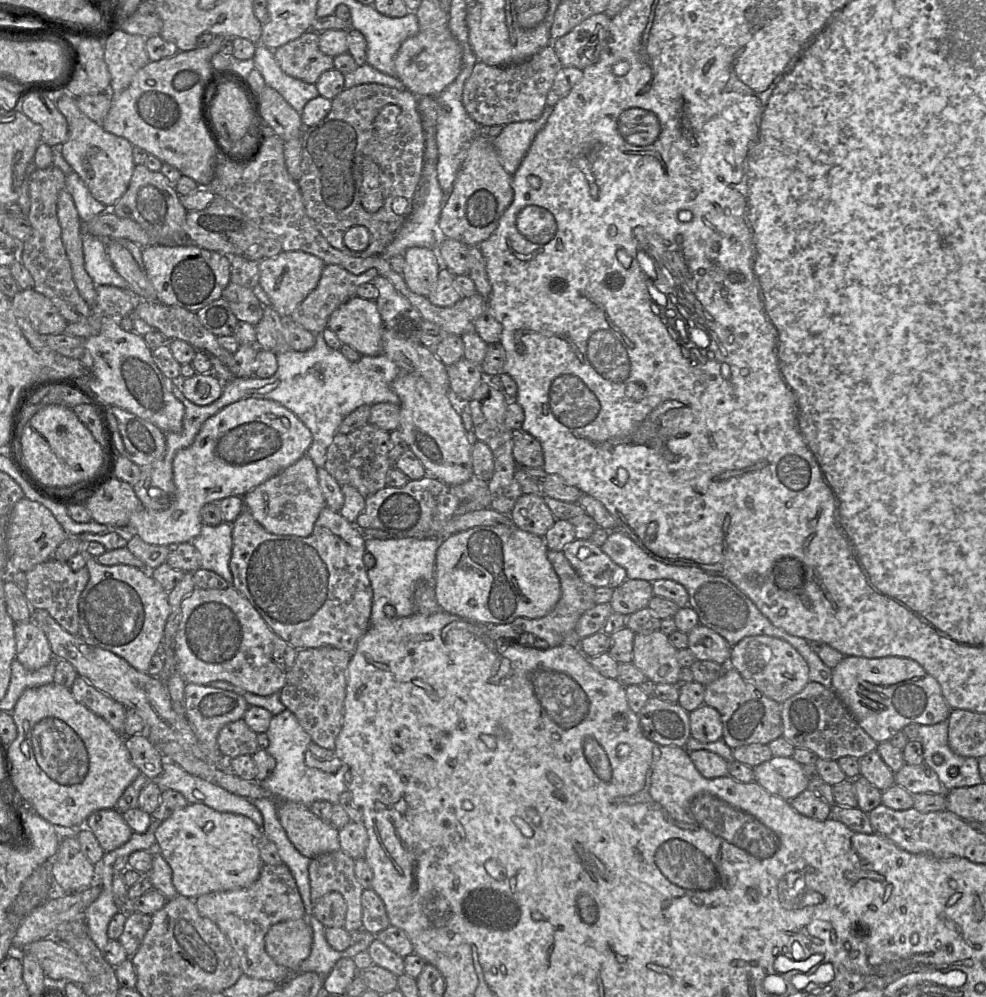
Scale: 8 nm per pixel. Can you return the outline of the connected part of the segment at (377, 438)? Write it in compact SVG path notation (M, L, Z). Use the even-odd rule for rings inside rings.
M366 424L350 433L335 435L327 448L324 468L339 485L352 486L366 498L386 487L387 473L394 467L389 459L392 447L389 432Z

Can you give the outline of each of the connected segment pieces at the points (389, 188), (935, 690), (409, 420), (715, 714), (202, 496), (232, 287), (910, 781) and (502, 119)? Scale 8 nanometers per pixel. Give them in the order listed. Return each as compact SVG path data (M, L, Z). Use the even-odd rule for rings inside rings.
M376 83L360 84L344 89L331 100L331 110L321 121L303 128L302 174L297 184L306 212L329 244L349 256L364 259L381 256L413 212L425 154L418 99L406 89L400 91ZM390 104L399 106L402 111L401 127L387 138L374 137L375 118L384 106ZM364 160L372 160L379 173L383 204L376 212L366 211L361 204ZM354 226L364 226L369 230L369 244L363 251L353 251L344 243L344 234Z
M844 656L832 669L832 689L864 731L877 743L890 740L907 725L934 725L948 720L950 707L939 682L906 657Z
M405 371L400 372L391 388L399 398L400 421L397 430L401 432L408 449L420 460L427 475L448 486L463 484L472 478L471 451L477 439L465 430L452 395L434 391L423 378Z
M703 703L689 713L690 735L701 743L712 743L723 736L723 725L719 712Z
M247 398L229 404L202 424L189 447L175 454L172 463L175 497L171 505L163 511L144 508L140 512L135 512L124 528L110 531L137 535L144 542L157 546L175 547L181 543L191 542L201 532L203 526L201 509L205 504L232 496L244 497L252 489L305 456L311 443L309 429L293 412L273 400Z
M229 282L221 298L228 302L239 321L247 322L255 327L263 317L264 305L255 297L250 288Z
M904 764L894 773L895 784L903 787L912 795L919 793L941 794L946 792L938 775L927 764Z
M552 43L528 60L517 64L490 66L477 61L464 84L464 108L481 126L501 126L538 119L546 106L547 94L561 69L561 61Z

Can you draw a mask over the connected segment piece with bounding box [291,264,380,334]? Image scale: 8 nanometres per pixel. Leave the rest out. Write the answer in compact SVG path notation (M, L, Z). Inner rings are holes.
M326 265L317 287L294 310L291 314L291 319L307 331L313 334L320 334L327 328L327 323L331 314L340 305L356 296L357 288L360 285L370 283L379 275L375 268L370 268L359 275L355 275L339 265Z

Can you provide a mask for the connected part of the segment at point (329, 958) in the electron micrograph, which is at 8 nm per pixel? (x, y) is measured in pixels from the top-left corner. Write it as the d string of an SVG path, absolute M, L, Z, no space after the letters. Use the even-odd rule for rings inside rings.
M307 916L307 918L313 931L311 953L295 973L315 972L326 977L340 959L354 958L358 953L367 951L376 939L376 935L366 932L358 943L351 945L344 951L336 951L325 938L326 927L313 916Z

